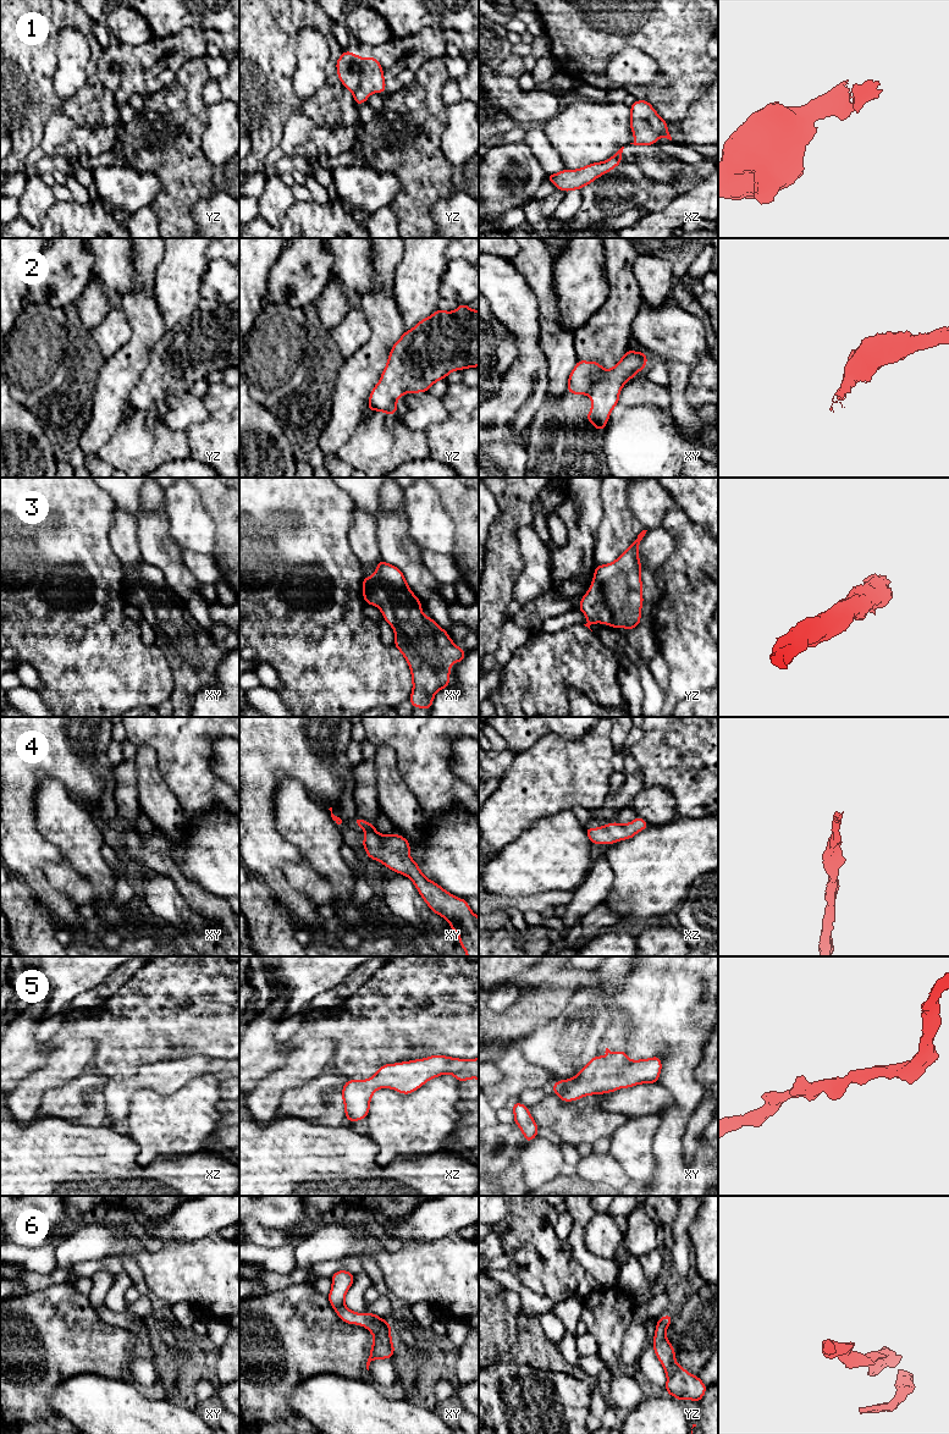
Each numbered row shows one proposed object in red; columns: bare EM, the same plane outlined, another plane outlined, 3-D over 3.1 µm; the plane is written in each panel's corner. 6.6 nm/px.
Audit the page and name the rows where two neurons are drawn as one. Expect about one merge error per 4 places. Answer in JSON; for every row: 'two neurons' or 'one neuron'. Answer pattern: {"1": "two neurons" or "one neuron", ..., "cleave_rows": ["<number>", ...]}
{"1": "one neuron", "2": "one neuron", "3": "one neuron", "4": "one neuron", "5": "one neuron", "6": "one neuron", "cleave_rows": []}

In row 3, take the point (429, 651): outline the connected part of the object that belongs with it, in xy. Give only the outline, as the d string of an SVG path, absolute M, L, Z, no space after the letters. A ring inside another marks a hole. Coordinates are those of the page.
M381 559L370 578L363 577L363 596L365 603L380 608L384 619L393 628L395 646L405 657L412 672L412 706L431 710L436 691L449 686L451 664L462 662L467 652L435 621L423 614L420 600L412 592L397 567Z

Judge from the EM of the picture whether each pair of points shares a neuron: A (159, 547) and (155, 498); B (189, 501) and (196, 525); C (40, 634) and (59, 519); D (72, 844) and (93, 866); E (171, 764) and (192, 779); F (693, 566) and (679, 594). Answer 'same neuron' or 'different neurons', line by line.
A: same neuron
B: same neuron
C: same neuron
D: same neuron
E: same neuron
F: same neuron

